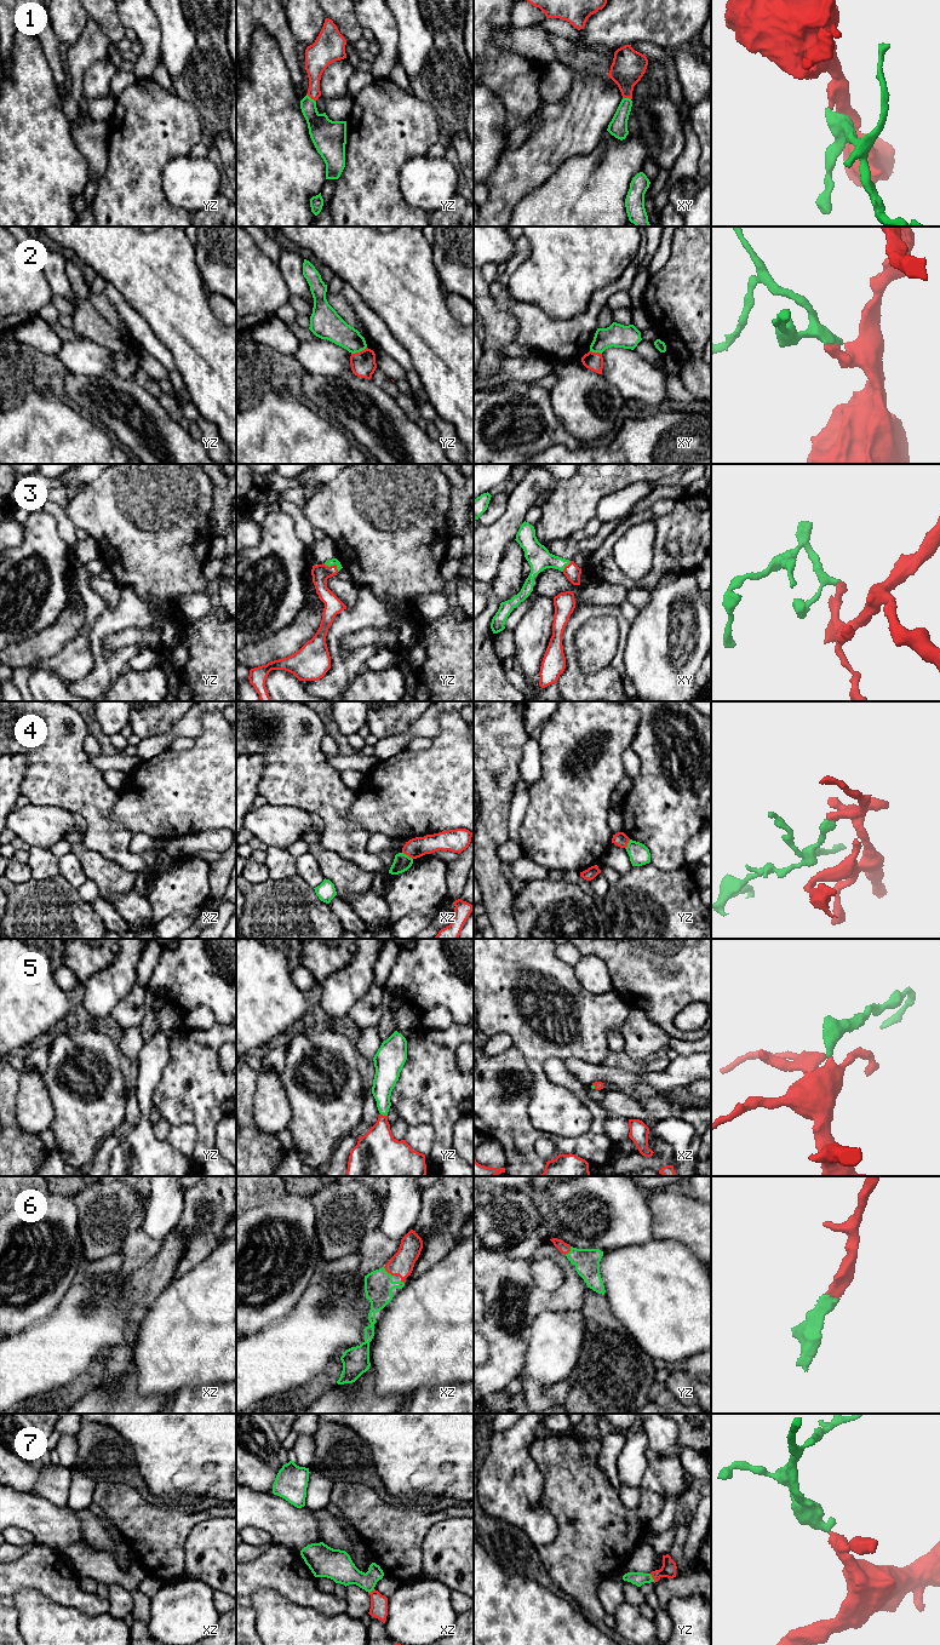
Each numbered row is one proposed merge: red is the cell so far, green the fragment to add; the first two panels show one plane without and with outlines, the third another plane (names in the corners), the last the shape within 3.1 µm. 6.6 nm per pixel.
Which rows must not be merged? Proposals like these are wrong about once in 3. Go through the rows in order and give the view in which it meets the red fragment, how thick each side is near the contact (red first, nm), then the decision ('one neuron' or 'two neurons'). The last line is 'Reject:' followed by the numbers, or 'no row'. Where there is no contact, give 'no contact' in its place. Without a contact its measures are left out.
1: contact in yz; calibres 150 and 200 nm; one neuron
2: contact in yz; calibres 160 and 180 nm; two neurons
3: contact in yz; calibres 120 and 50 nm; one neuron
4: contact in xz; calibres 130 and 110 nm; two neurons
5: contact in yz; calibres 280 and 150 nm; one neuron
6: contact in xz; calibres 160 and 190 nm; one neuron
7: contact in yz; calibres 100 and 90 nm; one neuron
Reject: 2, 4

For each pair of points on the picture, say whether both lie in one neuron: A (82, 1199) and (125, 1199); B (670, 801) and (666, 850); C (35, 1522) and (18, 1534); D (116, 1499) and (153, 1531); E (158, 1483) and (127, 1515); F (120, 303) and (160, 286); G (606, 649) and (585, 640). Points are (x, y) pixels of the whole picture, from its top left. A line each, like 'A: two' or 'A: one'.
A: one
B: one
C: two
D: one
E: two
F: two
G: one

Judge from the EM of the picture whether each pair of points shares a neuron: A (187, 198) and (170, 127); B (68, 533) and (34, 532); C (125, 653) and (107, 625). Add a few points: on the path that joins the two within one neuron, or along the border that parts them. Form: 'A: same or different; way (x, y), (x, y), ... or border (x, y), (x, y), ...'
A: different; border (189, 154), (175, 156), (165, 166), (160, 181)
B: different; border (46, 514), (55, 520), (58, 534), (69, 545)
C: same; way (110, 664), (104, 664), (99, 658), (98, 640)

